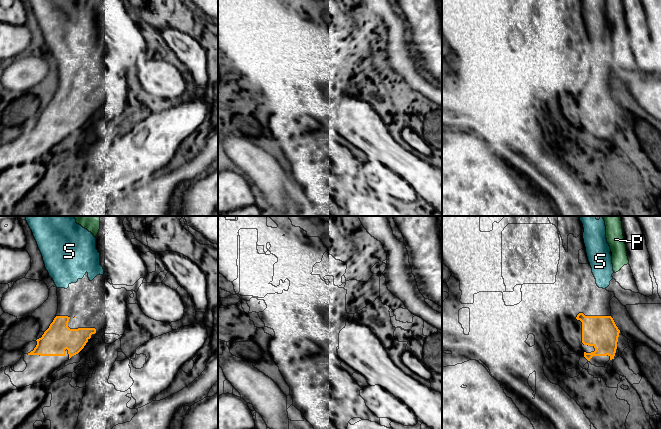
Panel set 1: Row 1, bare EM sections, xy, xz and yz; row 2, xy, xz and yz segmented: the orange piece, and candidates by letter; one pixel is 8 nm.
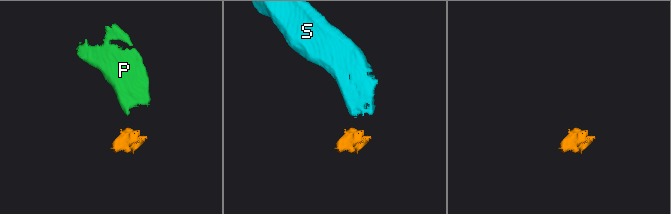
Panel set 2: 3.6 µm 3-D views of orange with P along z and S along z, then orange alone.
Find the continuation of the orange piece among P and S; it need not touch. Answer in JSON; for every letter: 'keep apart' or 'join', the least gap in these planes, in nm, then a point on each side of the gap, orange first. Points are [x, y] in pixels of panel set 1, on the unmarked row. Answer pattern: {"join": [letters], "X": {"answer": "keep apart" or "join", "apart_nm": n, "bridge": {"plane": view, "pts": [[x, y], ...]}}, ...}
{"join": ["S"], "P": {"answer": "keep apart", "apart_nm": 360, "bridge": {"plane": "yz", "pts": [[610, 92], [615, 48]]}}, "S": {"answer": "join", "apart_nm": 220, "bridge": {"plane": "xy", "pts": [[65, 92], [65, 64]]}}}

